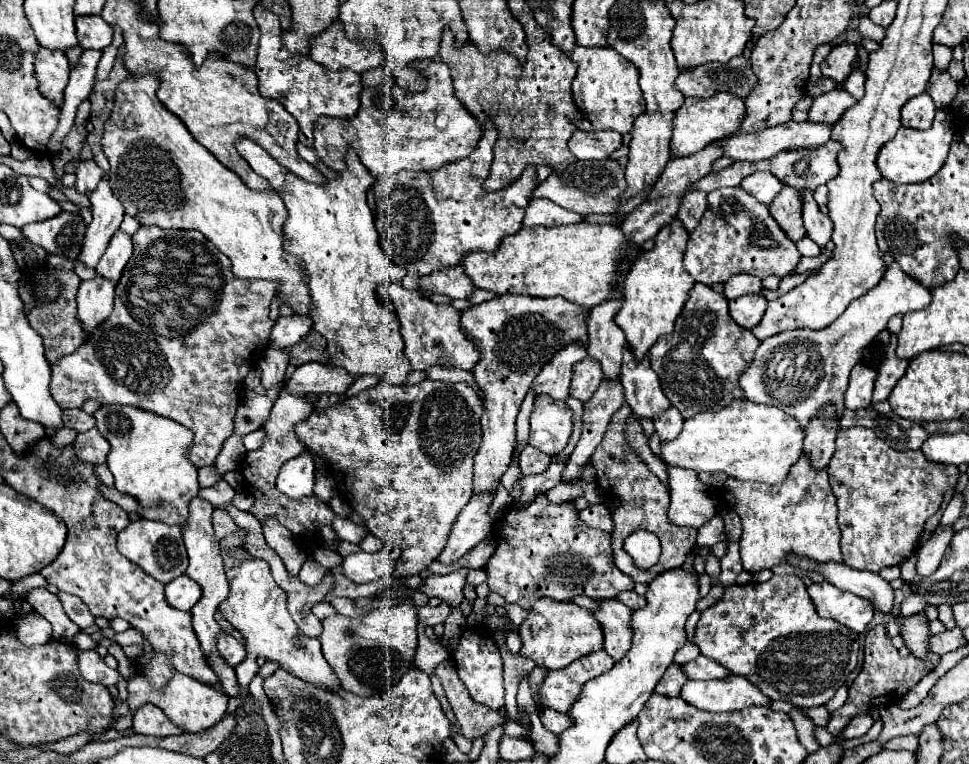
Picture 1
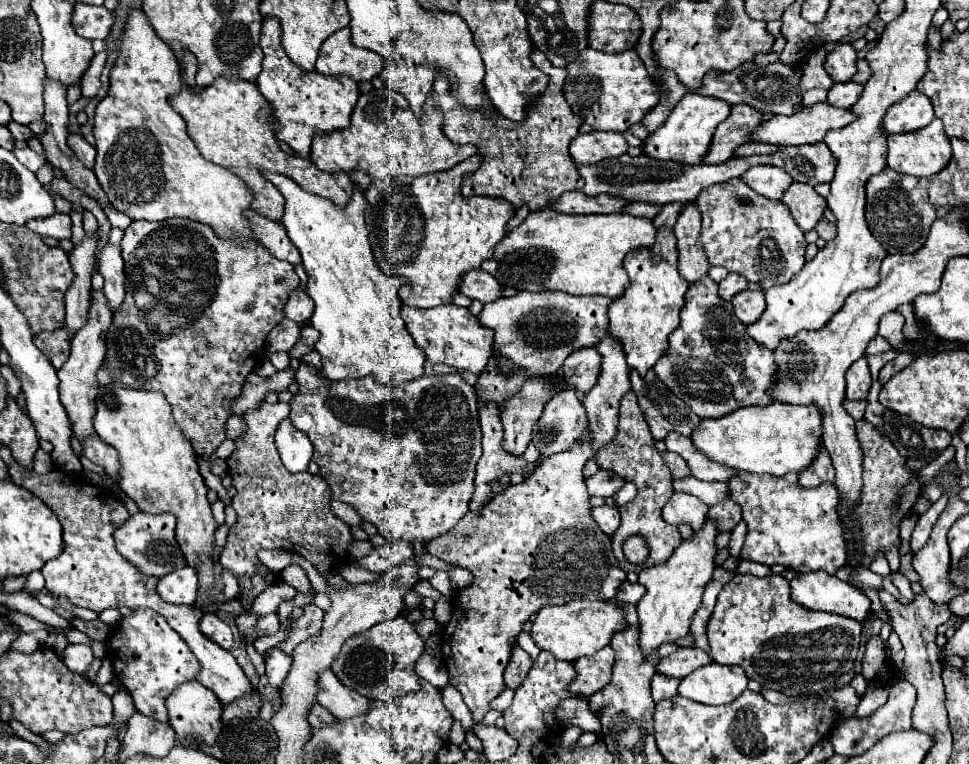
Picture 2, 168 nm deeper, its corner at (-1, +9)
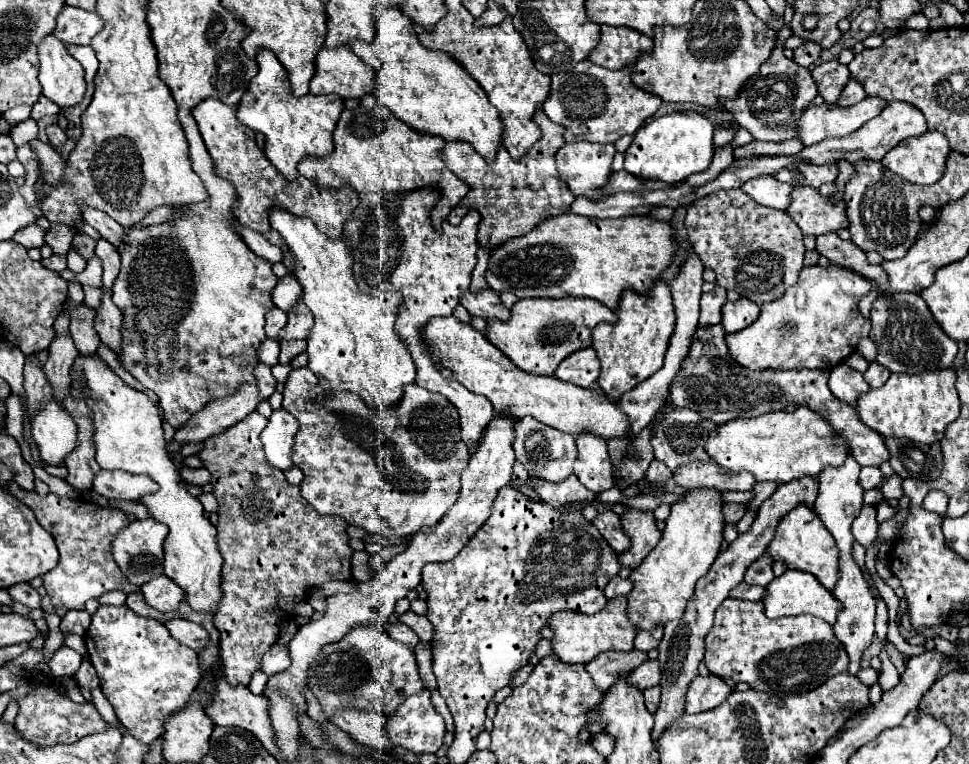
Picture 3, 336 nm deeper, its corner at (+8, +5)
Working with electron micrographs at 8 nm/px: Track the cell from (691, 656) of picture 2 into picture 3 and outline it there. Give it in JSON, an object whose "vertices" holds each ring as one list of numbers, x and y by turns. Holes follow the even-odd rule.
{"vertices":[[647,661,629,673,629,683,641,687,641,691,645,691,647,687,659,685,659,681,661,681,661,671,657,661]]}

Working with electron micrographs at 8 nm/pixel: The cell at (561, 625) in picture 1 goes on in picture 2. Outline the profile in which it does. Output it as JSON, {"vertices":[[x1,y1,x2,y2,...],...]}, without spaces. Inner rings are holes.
{"vertices":[[570,601,566,605,546,605,538,611,534,623,532,623,532,639,534,643,550,651,556,659,562,661,576,661,584,655,594,655,598,649,606,647,616,631,626,627,626,619,620,607,608,603,608,601]]}

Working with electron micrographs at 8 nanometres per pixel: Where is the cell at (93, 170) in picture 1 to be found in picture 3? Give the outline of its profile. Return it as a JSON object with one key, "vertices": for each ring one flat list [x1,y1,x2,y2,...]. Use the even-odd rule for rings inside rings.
{"vertices":[[47,125,47,127,45,127,45,133,47,133,49,143,51,143,53,147,61,147,61,145,67,141,67,135,65,135,65,131,59,129,59,125]]}

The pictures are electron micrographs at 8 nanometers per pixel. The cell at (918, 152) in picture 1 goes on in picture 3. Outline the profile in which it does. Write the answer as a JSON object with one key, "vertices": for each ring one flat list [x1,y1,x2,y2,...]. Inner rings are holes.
{"vertices":[[927,131,921,137,899,143,883,157,881,163,911,183,933,185,943,177,949,151,951,147,945,135]]}

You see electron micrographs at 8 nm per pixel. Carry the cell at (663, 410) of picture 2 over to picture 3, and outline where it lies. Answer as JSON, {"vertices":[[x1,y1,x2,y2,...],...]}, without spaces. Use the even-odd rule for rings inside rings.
{"vertices":[[661,409,655,419,655,433,653,433,653,449,655,459,665,463,671,471,675,471,681,465,689,465,693,461,711,461,711,457,705,453,705,441,709,439,709,433,719,427,715,423,709,423,703,415,699,415,693,409]]}

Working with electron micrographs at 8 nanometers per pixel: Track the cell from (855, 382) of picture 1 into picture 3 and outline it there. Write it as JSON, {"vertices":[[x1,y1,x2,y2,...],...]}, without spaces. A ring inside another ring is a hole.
{"vertices":[[841,363,841,365,831,369,829,389,839,401,853,405,859,393,869,391,869,385,865,383,865,379,863,379,863,375,859,371,853,371,845,363]]}

